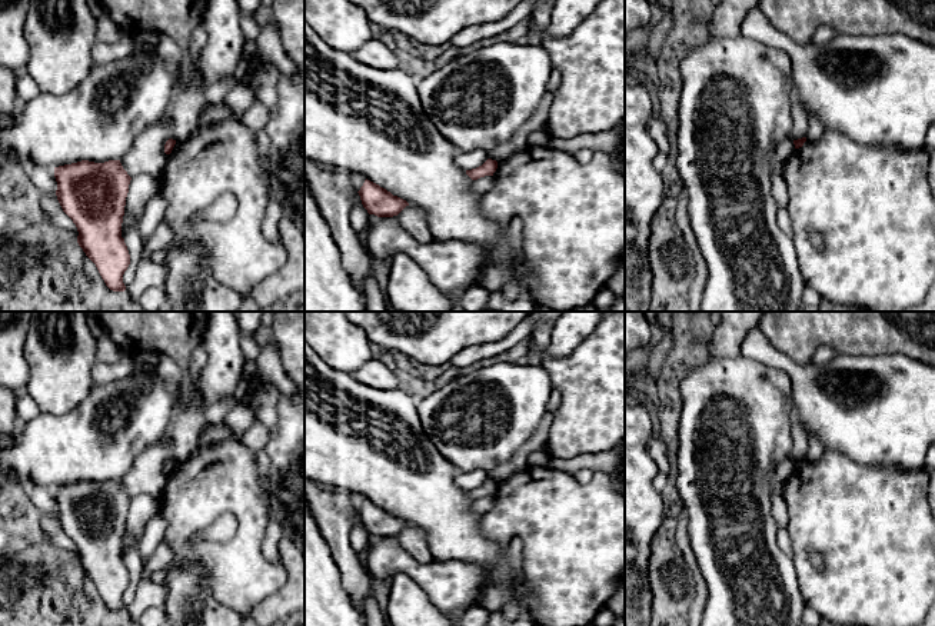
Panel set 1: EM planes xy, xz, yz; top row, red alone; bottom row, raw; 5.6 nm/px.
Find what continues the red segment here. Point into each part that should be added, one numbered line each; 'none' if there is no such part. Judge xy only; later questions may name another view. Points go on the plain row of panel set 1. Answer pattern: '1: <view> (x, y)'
none

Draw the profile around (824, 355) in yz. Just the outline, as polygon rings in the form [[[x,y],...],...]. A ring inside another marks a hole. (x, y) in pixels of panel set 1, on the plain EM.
[[[821,346],[811,357],[811,364],[823,366],[829,363],[838,353],[829,346]]]

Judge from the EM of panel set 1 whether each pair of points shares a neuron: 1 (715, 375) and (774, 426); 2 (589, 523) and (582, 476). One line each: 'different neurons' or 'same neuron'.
1: same neuron
2: different neurons

